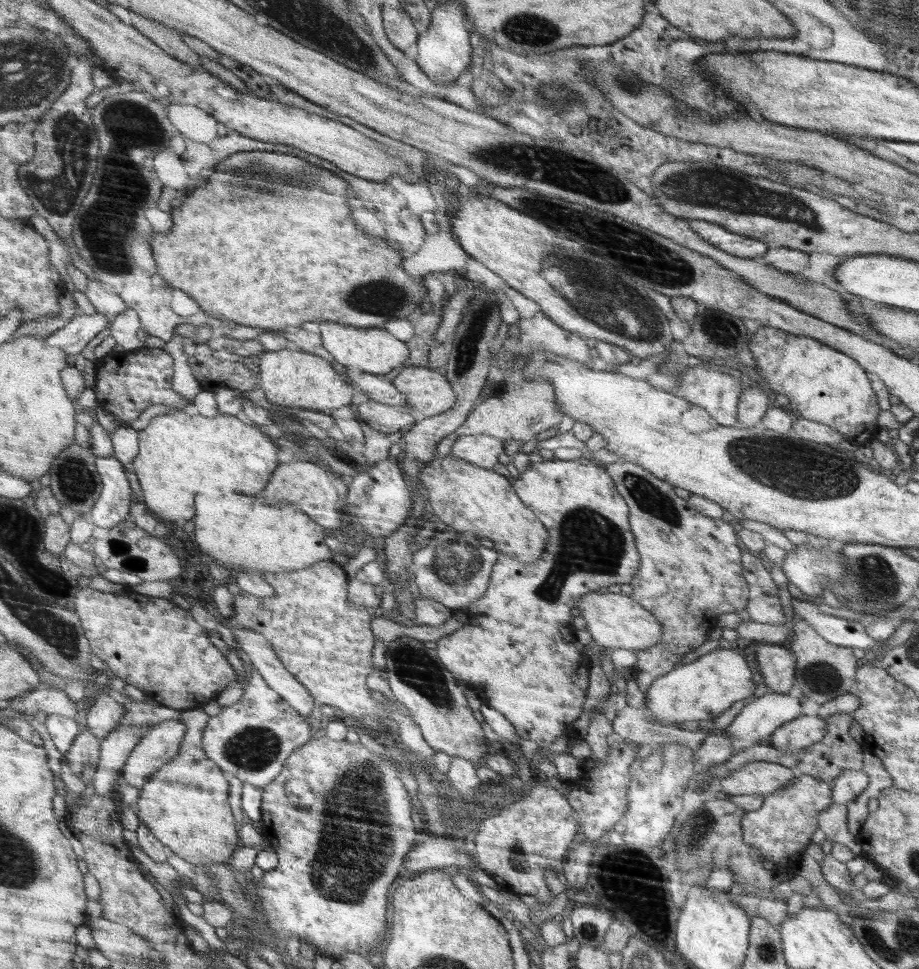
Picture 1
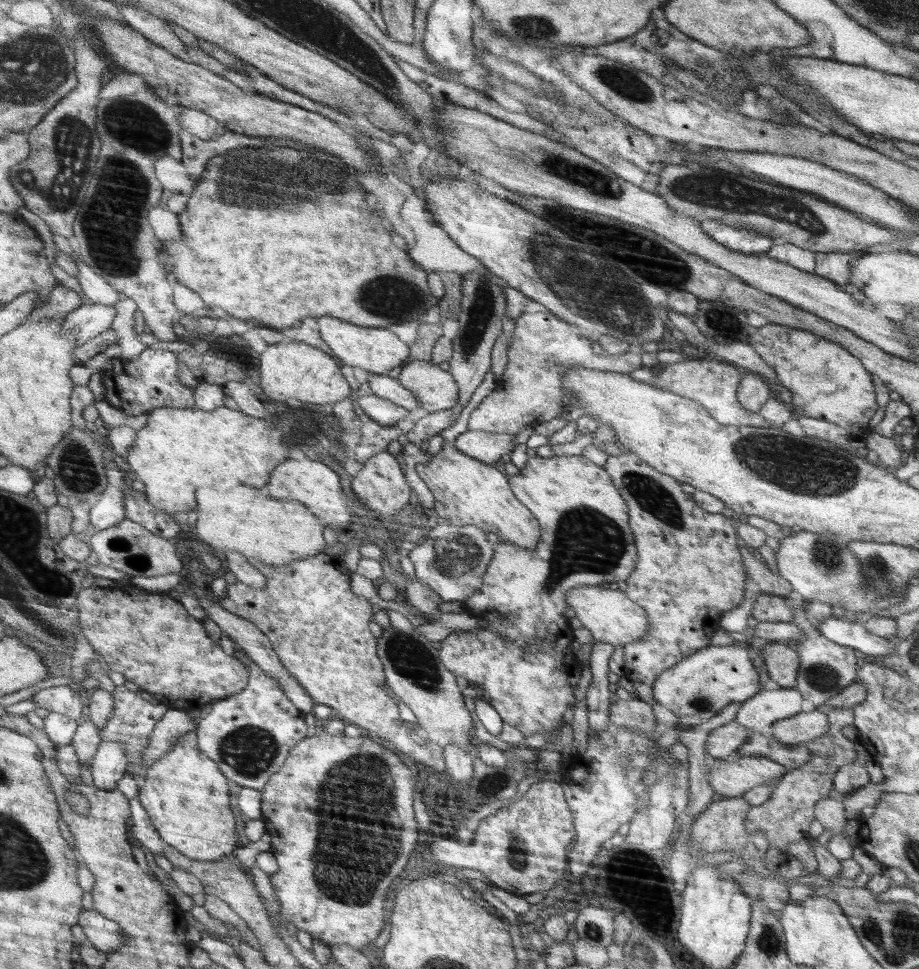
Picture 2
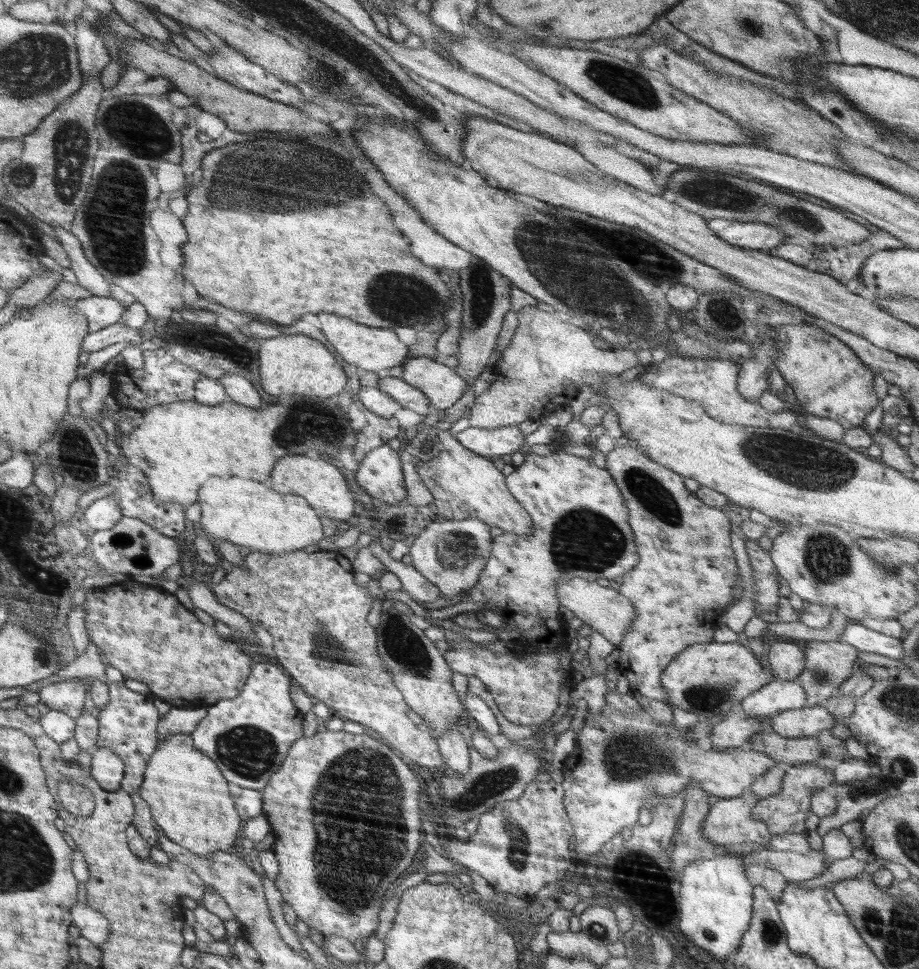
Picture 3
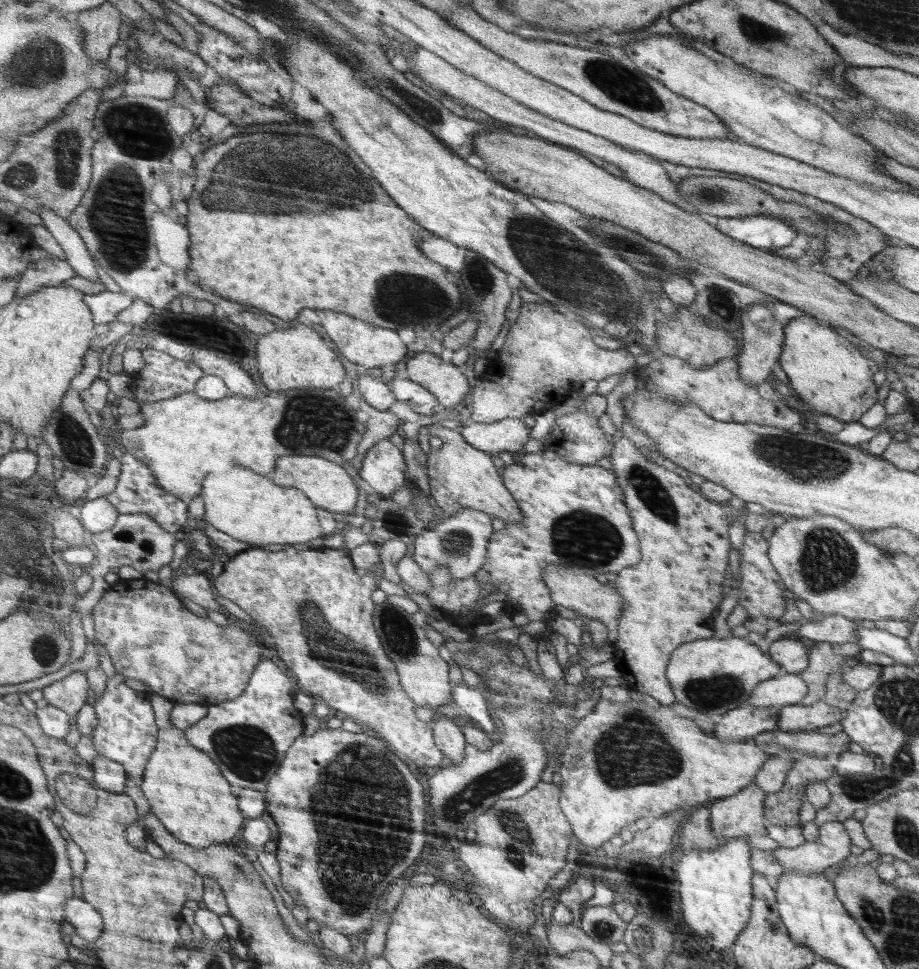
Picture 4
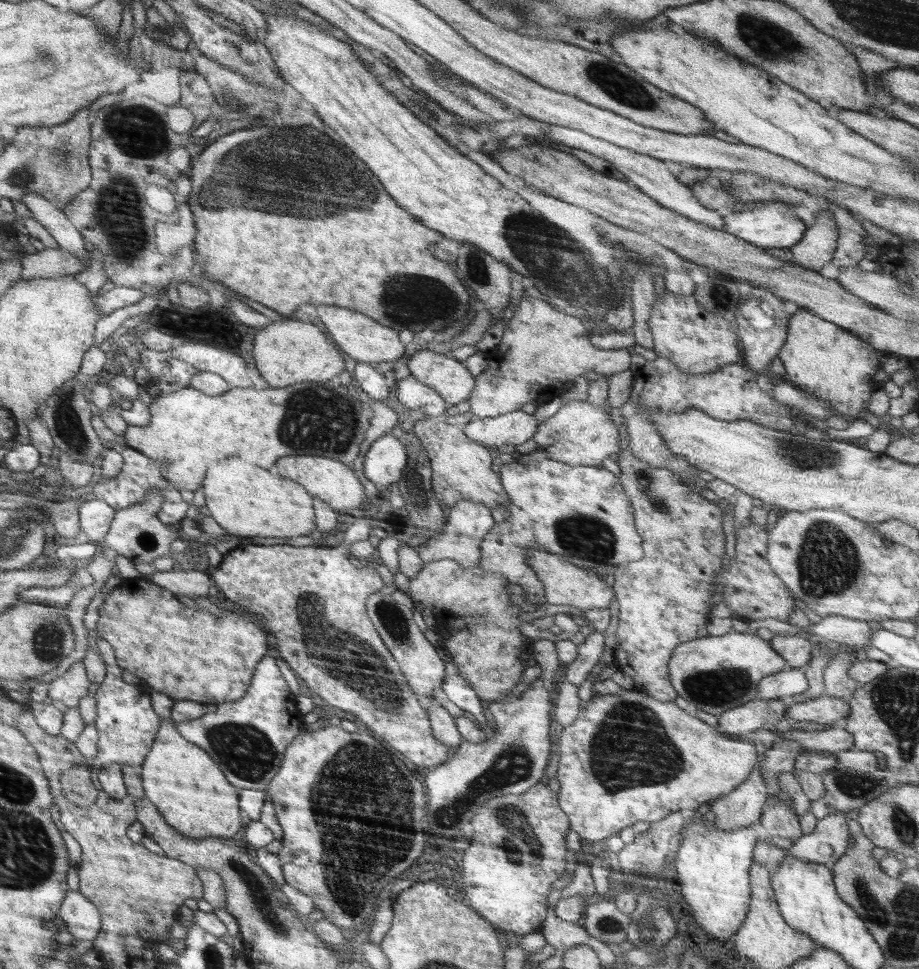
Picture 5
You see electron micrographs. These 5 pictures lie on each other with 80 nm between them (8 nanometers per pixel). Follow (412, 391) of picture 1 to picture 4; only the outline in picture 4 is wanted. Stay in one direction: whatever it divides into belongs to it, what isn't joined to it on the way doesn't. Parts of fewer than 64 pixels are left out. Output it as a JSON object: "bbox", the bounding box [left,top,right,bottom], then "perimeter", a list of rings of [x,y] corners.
{"bbox":[406,352,470,408],"perimeter":[[[431,352],[414,355],[407,362],[406,374],[408,380],[421,383],[444,408],[460,404],[470,390],[466,376],[454,364],[442,362],[439,355]]]}

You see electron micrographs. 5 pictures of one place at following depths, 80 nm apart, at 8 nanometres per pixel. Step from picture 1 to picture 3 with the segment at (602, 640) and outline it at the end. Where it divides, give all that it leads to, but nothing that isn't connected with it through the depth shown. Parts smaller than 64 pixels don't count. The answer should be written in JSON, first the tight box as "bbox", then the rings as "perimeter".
{"bbox":[556,578,637,645],"perimeter":[[[571,578],[571,580],[561,580],[556,582],[559,599],[562,605],[566,605],[568,610],[574,612],[576,618],[597,630],[604,638],[607,638],[613,645],[621,644],[626,637],[627,630],[637,616],[637,612],[626,595],[613,589],[612,587],[602,587],[596,581],[586,581],[581,578]]]}

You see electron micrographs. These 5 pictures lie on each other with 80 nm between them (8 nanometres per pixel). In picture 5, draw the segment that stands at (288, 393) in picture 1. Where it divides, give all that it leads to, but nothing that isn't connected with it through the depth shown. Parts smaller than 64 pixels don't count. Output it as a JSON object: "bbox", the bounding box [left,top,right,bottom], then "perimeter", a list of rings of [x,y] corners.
{"bbox":[254,319,344,388],"perimeter":[[[295,319],[270,324],[254,340],[255,366],[271,388],[285,388],[299,382],[328,382],[344,370],[340,352],[313,323]]]}

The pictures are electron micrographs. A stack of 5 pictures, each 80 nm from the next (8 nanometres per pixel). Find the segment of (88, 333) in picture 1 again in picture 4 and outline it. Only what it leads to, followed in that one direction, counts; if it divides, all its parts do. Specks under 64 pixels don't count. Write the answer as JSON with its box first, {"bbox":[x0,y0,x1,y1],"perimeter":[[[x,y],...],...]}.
{"bbox":[85,292,136,324],"perimeter":[[[102,292],[96,295],[86,295],[85,303],[89,305],[97,324],[113,323],[118,313],[128,308],[136,297],[130,292]]]}

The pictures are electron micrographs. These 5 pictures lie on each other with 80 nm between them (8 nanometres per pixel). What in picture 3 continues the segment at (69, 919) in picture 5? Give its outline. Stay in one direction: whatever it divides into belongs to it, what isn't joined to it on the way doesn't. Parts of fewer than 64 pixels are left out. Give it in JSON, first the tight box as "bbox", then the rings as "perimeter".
{"bbox":[71,902,111,947],"perimeter":[[[77,902],[71,908],[74,926],[80,928],[80,936],[87,938],[97,947],[105,944],[111,936],[111,922],[101,913],[87,904]]]}

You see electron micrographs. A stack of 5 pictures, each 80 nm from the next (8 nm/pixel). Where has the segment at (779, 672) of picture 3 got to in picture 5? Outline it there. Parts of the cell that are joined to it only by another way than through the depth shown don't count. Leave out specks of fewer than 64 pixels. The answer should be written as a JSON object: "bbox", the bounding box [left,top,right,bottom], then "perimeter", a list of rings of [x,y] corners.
{"bbox":[769,633,815,668],"perimeter":[[[776,633],[769,643],[791,668],[806,666],[815,655],[815,648],[799,634]]]}

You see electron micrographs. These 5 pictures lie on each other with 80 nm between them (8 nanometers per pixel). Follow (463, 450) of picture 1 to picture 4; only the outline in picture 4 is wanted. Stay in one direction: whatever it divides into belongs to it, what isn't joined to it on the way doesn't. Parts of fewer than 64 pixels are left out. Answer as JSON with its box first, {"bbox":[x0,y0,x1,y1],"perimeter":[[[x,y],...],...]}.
{"bbox":[462,418,530,452],"perimeter":[[[505,418],[491,422],[490,424],[468,423],[462,427],[462,434],[470,446],[477,447],[478,450],[491,452],[520,452],[523,446],[528,442],[530,436],[530,425],[526,425],[526,418]]]}

